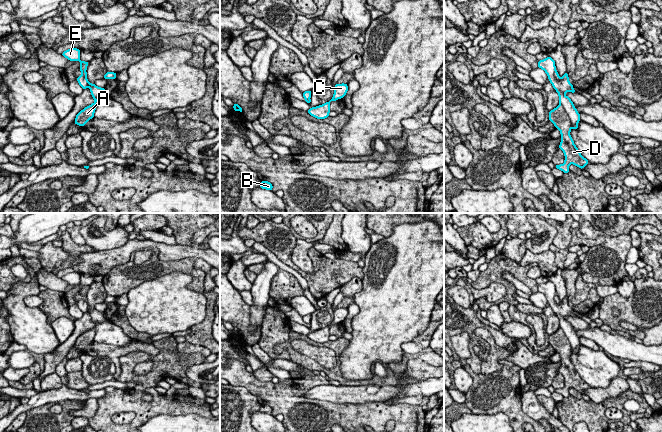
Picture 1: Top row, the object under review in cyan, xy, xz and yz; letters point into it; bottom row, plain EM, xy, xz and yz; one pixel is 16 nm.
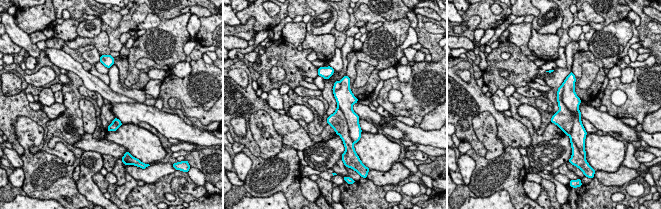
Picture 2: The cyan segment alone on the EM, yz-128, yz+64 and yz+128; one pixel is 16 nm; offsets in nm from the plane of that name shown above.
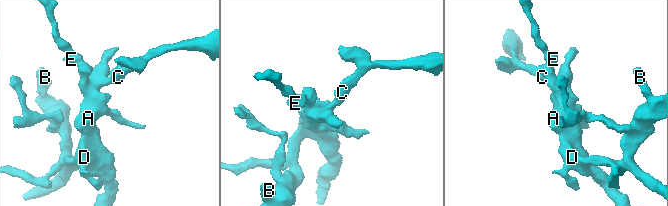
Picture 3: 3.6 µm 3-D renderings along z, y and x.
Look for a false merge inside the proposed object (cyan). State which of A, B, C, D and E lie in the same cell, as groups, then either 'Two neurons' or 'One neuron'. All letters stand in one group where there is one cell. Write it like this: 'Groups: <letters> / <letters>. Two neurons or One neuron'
Groups: A B D / C E. Two neurons

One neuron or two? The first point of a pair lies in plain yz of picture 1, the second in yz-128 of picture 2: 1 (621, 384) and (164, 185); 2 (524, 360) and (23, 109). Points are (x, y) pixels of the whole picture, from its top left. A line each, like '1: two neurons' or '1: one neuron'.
1: two neurons
2: one neuron

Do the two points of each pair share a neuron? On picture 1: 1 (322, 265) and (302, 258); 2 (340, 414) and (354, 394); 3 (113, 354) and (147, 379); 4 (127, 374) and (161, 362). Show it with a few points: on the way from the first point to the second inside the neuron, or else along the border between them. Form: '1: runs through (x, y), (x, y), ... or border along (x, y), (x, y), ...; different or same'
1: border along (296, 243), (292, 261), (302, 270), (312, 273); different
2: border along (325, 400), (341, 403), (371, 403); different
3: border along (126, 354), (124, 355); different
4: runs through (136, 378), (149, 378), (156, 371); same

